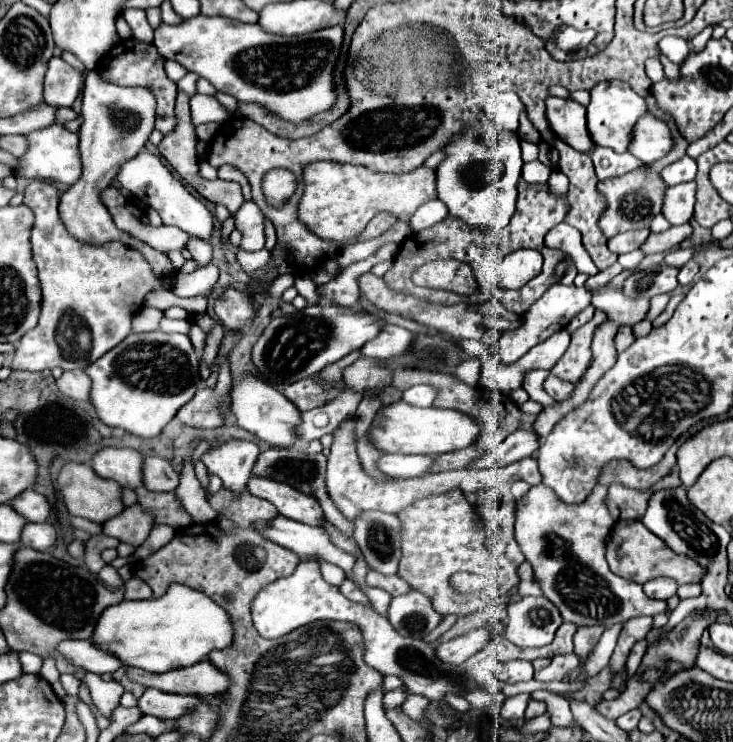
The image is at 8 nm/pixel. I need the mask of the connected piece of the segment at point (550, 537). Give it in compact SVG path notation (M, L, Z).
M536 485L518 503L516 509L516 541L524 557L532 563L534 575L540 579L544 595L558 607L564 621L574 625L612 627L642 615L668 613L668 603L650 599L640 583L622 579L608 569L604 559L604 539L614 519L606 505L606 485L596 485L582 505L566 505L548 485Z

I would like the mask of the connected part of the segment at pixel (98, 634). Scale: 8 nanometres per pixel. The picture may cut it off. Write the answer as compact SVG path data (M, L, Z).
M170 585L164 597L144 601L120 601L102 613L94 627L94 645L118 657L126 667L152 673L180 669L208 659L212 649L224 649L232 641L230 617L204 593L188 585Z

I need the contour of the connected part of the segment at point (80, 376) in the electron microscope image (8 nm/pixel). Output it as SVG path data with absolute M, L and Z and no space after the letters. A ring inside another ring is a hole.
M74 369L74 371L64 371L62 377L56 381L58 391L74 401L90 401L90 377L86 375L84 369Z

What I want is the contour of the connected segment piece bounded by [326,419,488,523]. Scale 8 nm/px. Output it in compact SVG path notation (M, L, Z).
M348 419L340 425L338 433L334 435L334 443L330 447L328 455L328 469L326 469L326 489L332 499L332 503L338 507L338 511L354 523L364 511L378 509L384 513L396 513L398 509L404 509L412 501L424 495L432 493L446 493L450 489L460 487L464 493L476 493L488 489L488 471L470 471L470 469L456 469L456 471L446 471L446 473L434 473L418 479L396 479L396 481L374 481L370 479L356 455L356 439L354 439L354 421Z

